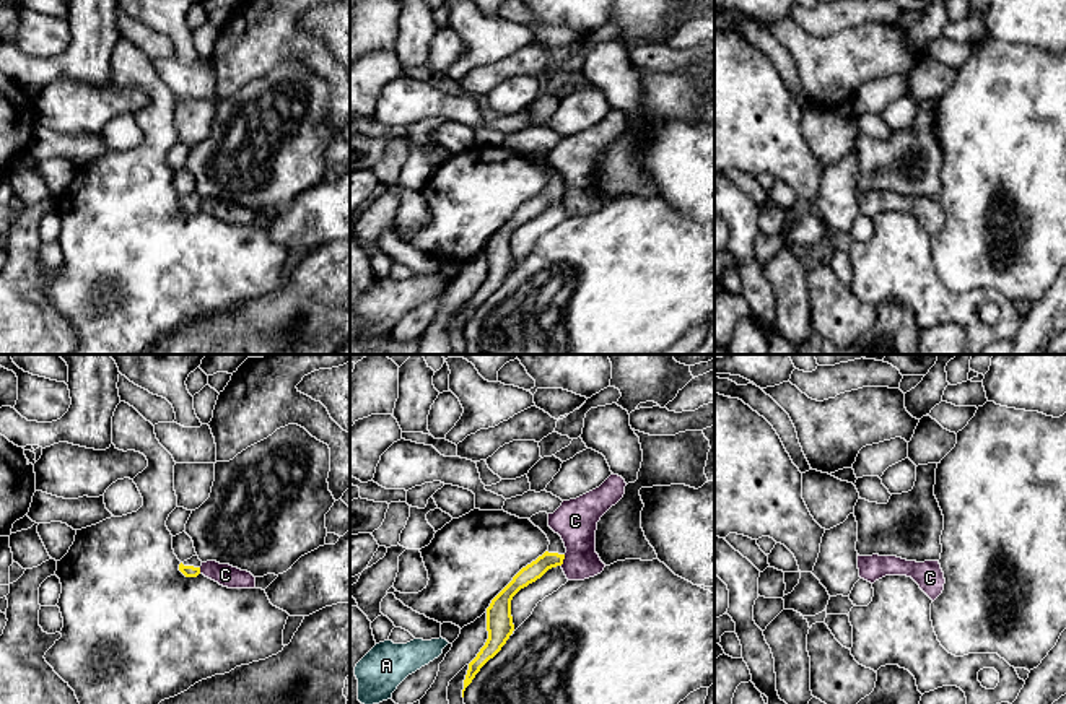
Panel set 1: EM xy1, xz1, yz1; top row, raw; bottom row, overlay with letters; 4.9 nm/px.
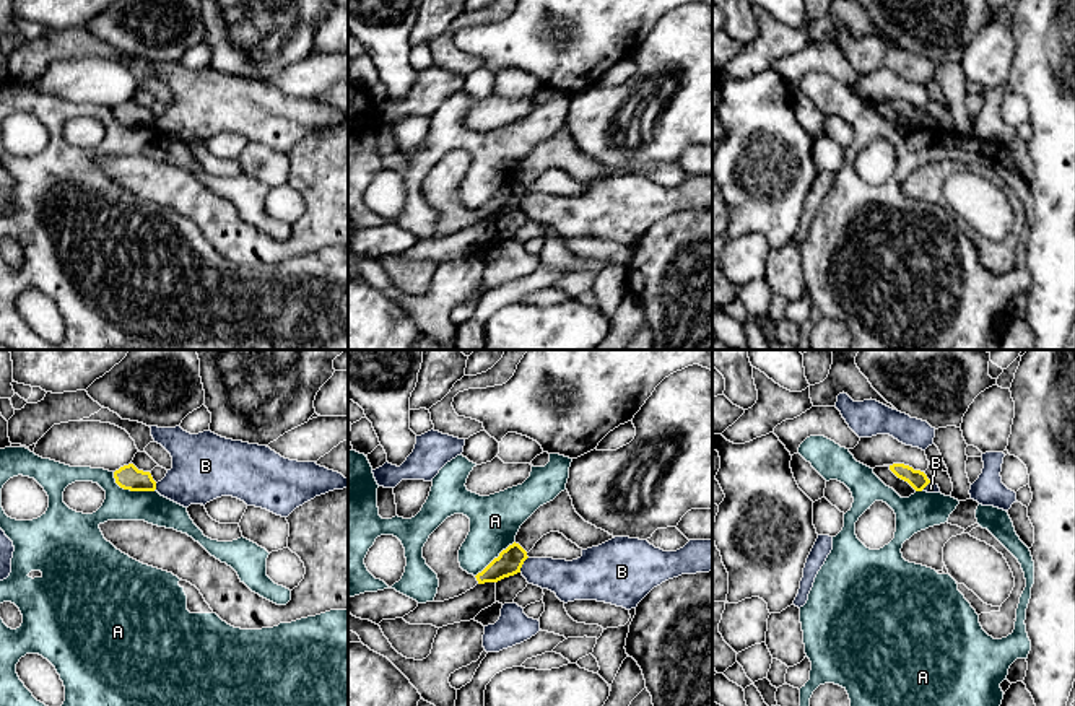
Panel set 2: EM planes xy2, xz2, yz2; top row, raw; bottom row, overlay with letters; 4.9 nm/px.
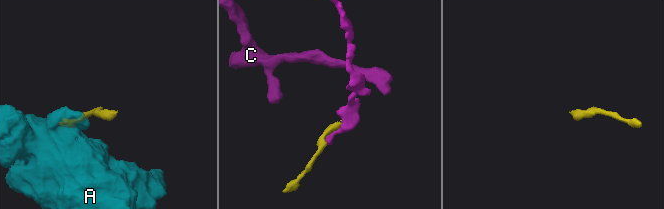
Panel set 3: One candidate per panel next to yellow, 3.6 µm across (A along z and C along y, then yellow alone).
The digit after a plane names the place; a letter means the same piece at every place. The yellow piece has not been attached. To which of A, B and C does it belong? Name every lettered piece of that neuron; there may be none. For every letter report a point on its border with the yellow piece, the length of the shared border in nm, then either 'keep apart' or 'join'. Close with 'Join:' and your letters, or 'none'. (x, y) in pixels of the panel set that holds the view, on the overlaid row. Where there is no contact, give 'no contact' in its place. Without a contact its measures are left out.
A: contact xy2 (130, 490); length 240 nm; keep apart
B: contact xz2 (522, 563); length 90 nm; keep apart
C: contact xz1 (563, 558); length 60 nm; keep apart
Join: none

